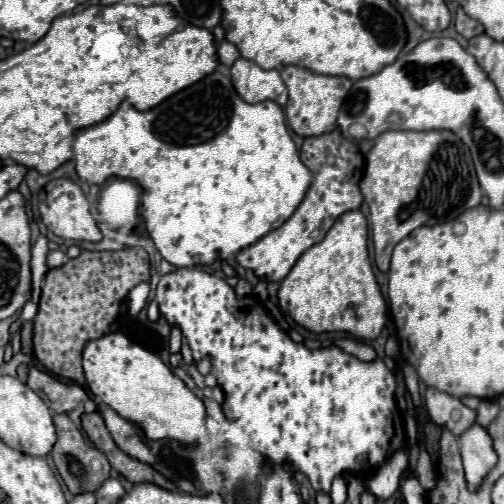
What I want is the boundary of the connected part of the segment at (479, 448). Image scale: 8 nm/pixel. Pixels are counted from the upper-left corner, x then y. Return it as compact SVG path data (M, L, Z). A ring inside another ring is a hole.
M478 424L470 426L460 436L460 454L466 472L466 484L472 492L476 492L484 480L484 476L494 468L498 456L490 444L490 436L486 436L486 428Z

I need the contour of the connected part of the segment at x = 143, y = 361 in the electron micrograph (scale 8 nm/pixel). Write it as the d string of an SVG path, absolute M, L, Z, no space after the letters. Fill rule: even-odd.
M120 332L106 334L86 344L84 374L90 392L122 418L138 424L148 440L172 438L182 444L194 444L206 434L204 402L168 366L154 366L152 352Z

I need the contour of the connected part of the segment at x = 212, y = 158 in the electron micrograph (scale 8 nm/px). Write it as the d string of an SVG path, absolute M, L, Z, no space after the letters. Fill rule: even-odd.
M220 70L210 72L146 112L136 110L124 100L104 122L80 128L74 134L72 152L78 176L90 184L100 186L112 176L138 182L140 212L136 217L142 217L144 207L150 238L162 258L178 268L200 268L214 260L226 260L282 226L306 196L312 180L286 128L282 106L272 100L258 104L244 102L238 98L230 76Z

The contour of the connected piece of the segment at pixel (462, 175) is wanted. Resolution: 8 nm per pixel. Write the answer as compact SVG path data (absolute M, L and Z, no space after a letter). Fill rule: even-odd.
M386 130L376 138L376 144L365 158L366 168L360 181L360 190L364 197L361 210L368 224L372 225L375 263L382 272L388 272L390 268L390 252L394 244L398 244L398 240L408 236L414 228L424 224L440 224L454 220L464 210L478 206L482 200L482 190L474 172L470 150L450 130L428 130L428 132Z

